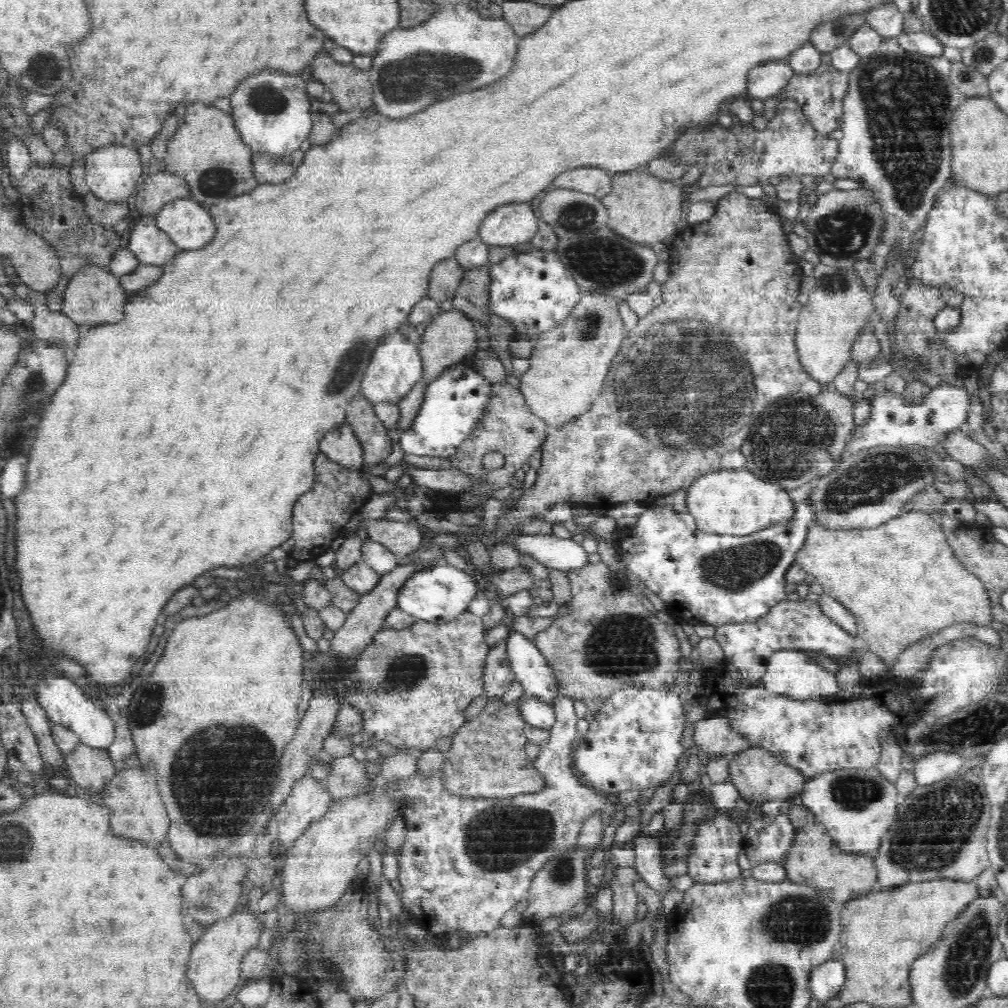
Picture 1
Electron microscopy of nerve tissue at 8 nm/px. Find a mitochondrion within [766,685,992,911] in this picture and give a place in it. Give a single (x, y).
(938, 824)

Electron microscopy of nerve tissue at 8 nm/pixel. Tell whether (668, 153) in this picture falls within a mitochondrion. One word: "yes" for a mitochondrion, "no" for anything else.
no

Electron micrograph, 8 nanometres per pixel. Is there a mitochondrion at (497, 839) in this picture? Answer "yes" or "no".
yes

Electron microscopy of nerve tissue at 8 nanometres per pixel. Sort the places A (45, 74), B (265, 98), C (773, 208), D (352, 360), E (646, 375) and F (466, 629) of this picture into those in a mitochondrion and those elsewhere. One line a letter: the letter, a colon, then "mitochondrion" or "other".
A: mitochondrion
B: mitochondrion
C: other
D: mitochondrion
E: mitochondrion
F: other

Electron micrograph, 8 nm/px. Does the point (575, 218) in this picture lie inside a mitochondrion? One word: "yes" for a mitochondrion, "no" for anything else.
yes

